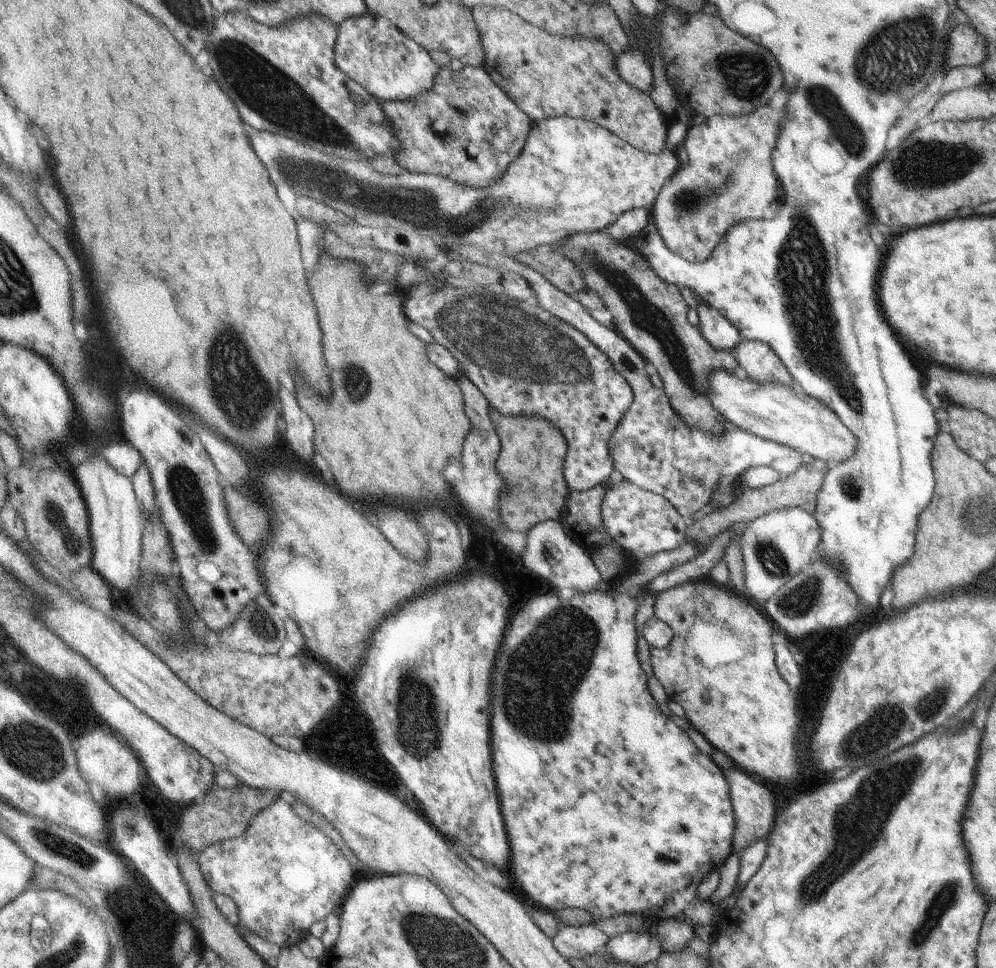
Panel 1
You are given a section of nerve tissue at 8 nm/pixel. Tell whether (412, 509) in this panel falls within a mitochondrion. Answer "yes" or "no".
no

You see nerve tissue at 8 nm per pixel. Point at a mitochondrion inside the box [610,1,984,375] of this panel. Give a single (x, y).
(908, 55)

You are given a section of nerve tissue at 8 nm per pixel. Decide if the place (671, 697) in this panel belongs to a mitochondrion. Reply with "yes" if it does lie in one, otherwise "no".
no

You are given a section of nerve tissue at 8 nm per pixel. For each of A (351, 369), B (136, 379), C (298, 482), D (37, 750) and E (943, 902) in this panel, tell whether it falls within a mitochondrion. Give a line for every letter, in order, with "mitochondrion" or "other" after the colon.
A: mitochondrion
B: other
C: other
D: mitochondrion
E: mitochondrion

